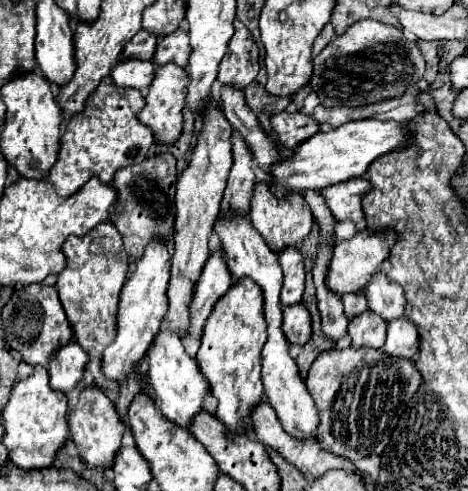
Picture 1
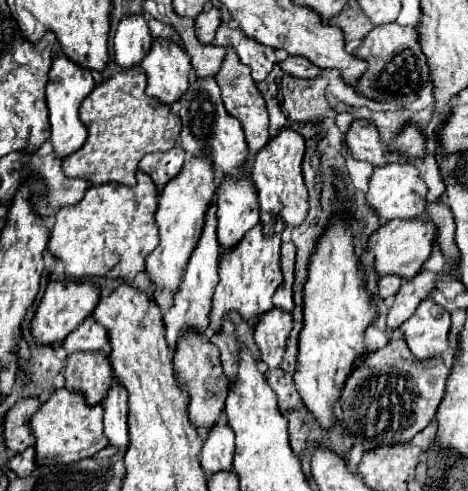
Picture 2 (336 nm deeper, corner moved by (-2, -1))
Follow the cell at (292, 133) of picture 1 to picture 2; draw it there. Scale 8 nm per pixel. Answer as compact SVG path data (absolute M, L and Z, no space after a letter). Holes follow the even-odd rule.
M356 119L346 133L346 145L350 147L354 159L368 161L374 167L386 165L388 147L380 141L378 127L372 121Z

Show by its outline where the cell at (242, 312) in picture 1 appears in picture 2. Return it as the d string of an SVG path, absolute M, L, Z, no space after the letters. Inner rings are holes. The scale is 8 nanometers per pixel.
M278 219L274 235L266 237L262 233L262 225L258 223L246 233L246 239L240 239L238 245L228 249L226 253L220 255L218 261L218 283L214 287L214 297L212 297L212 311L210 311L210 329L218 331L222 317L228 311L238 311L252 327L256 325L256 319L264 313L270 311L272 305L272 295L276 287L282 283L282 271L278 267L280 259L280 237L284 231L282 219Z

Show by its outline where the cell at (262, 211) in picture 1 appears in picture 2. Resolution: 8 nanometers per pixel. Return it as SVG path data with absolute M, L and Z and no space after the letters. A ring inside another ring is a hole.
M282 129L276 137L272 137L256 155L252 165L252 179L256 183L258 201L260 201L260 223L264 225L264 235L272 235L276 215L280 215L288 227L296 227L302 223L308 211L308 191L302 179L302 163L304 157L304 137L294 129Z

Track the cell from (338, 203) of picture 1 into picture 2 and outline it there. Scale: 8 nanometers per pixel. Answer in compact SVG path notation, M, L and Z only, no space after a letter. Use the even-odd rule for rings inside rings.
M392 161L386 167L374 169L366 199L378 211L380 223L386 223L390 219L422 217L428 205L426 195L428 195L428 185L422 181L418 167L412 161Z

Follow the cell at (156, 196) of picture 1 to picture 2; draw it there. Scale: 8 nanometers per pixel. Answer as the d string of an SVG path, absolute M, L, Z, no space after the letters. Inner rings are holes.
M178 145L178 147L170 149L170 151L166 151L166 153L150 153L150 155L142 157L140 171L148 173L154 179L156 187L162 189L172 177L178 175L184 161L186 161L186 153Z

